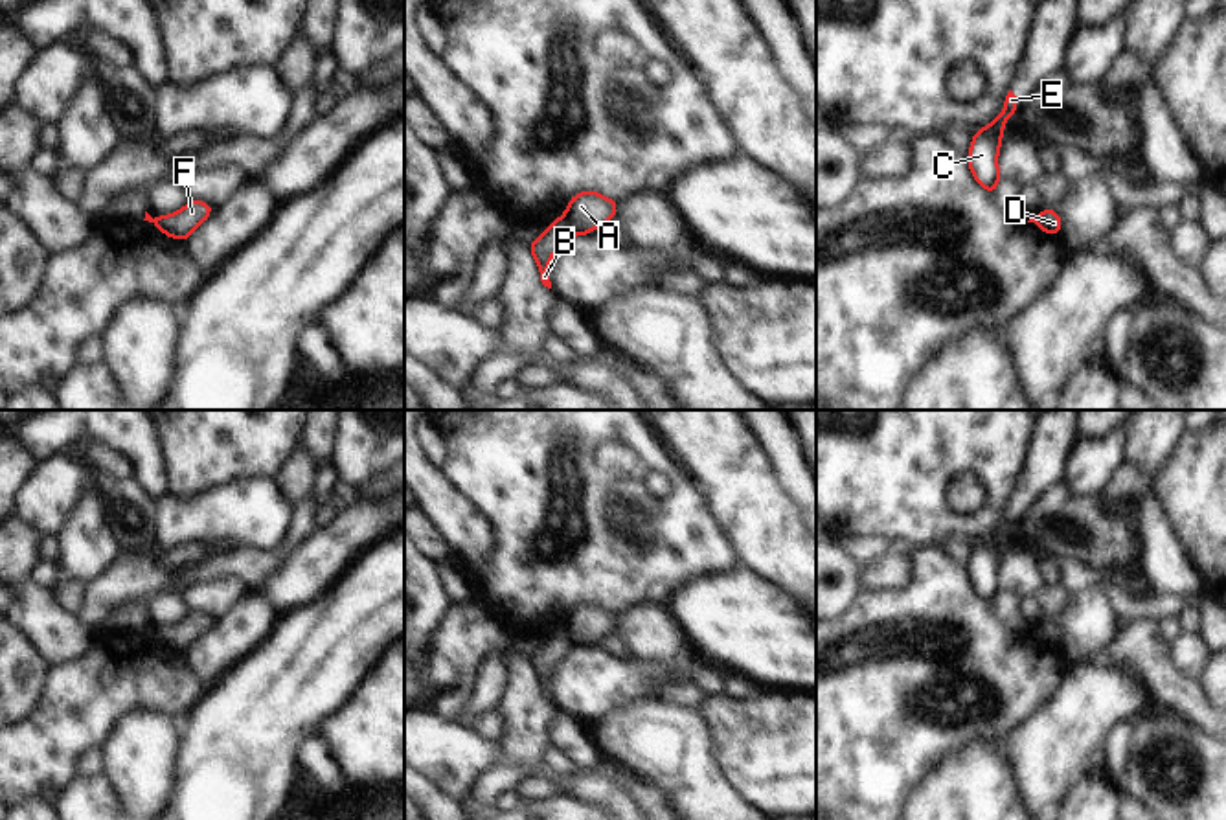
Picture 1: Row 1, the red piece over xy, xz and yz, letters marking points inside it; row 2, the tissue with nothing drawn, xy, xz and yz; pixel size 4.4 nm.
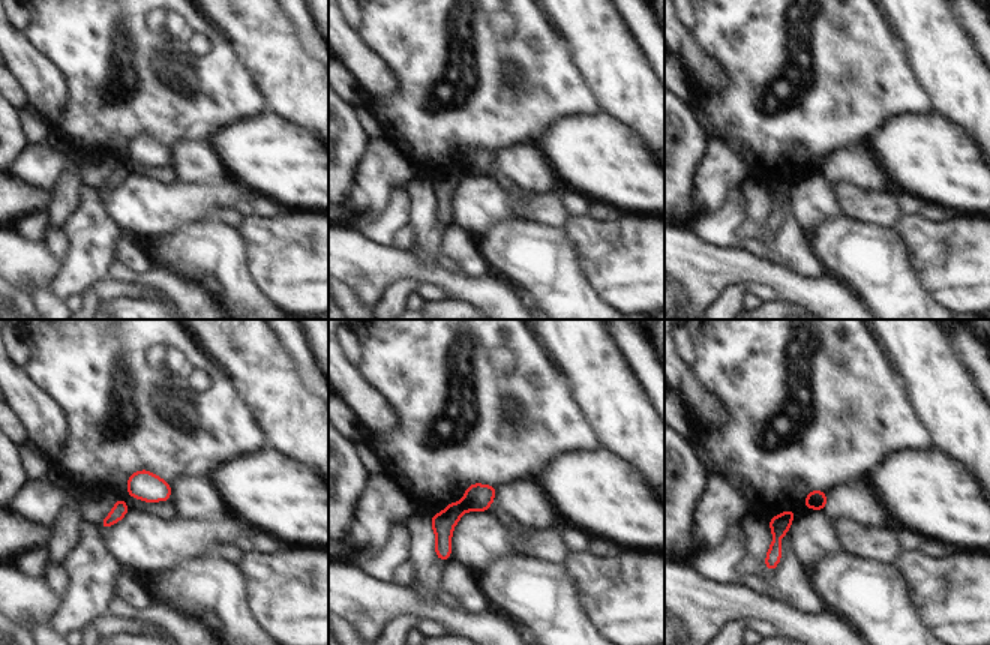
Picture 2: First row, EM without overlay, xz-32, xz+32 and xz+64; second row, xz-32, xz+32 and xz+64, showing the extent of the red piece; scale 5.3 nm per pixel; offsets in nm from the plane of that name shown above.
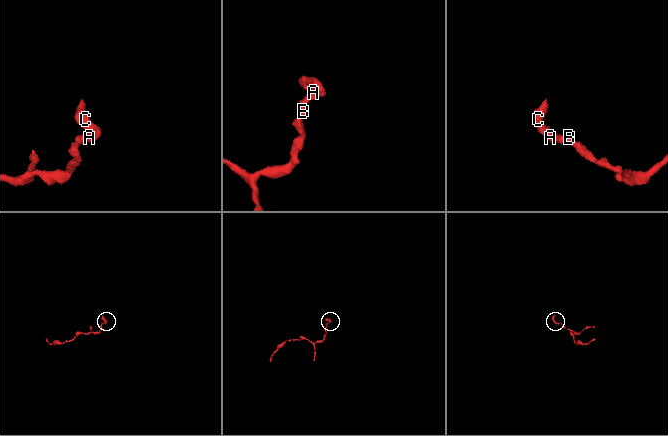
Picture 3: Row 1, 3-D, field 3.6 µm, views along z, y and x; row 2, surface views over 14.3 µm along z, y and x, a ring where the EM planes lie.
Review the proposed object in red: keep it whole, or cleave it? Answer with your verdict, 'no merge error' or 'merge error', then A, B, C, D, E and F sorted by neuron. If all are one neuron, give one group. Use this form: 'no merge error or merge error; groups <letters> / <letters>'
merge error; groups A C E F / B D

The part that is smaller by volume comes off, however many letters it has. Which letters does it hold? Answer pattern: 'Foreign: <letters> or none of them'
Foreign: A, C, E, F

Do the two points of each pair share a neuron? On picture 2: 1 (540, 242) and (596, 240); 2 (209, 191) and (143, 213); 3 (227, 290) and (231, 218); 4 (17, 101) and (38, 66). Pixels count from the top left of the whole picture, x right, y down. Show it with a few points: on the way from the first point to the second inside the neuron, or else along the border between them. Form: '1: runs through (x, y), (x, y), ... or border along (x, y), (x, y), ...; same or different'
1: border along (563, 227), (584, 273); different
2: runs through (192, 201), (159, 207); same
3: border along (216, 219), (236, 228); different
4: border along (15, 75), (29, 105); different

